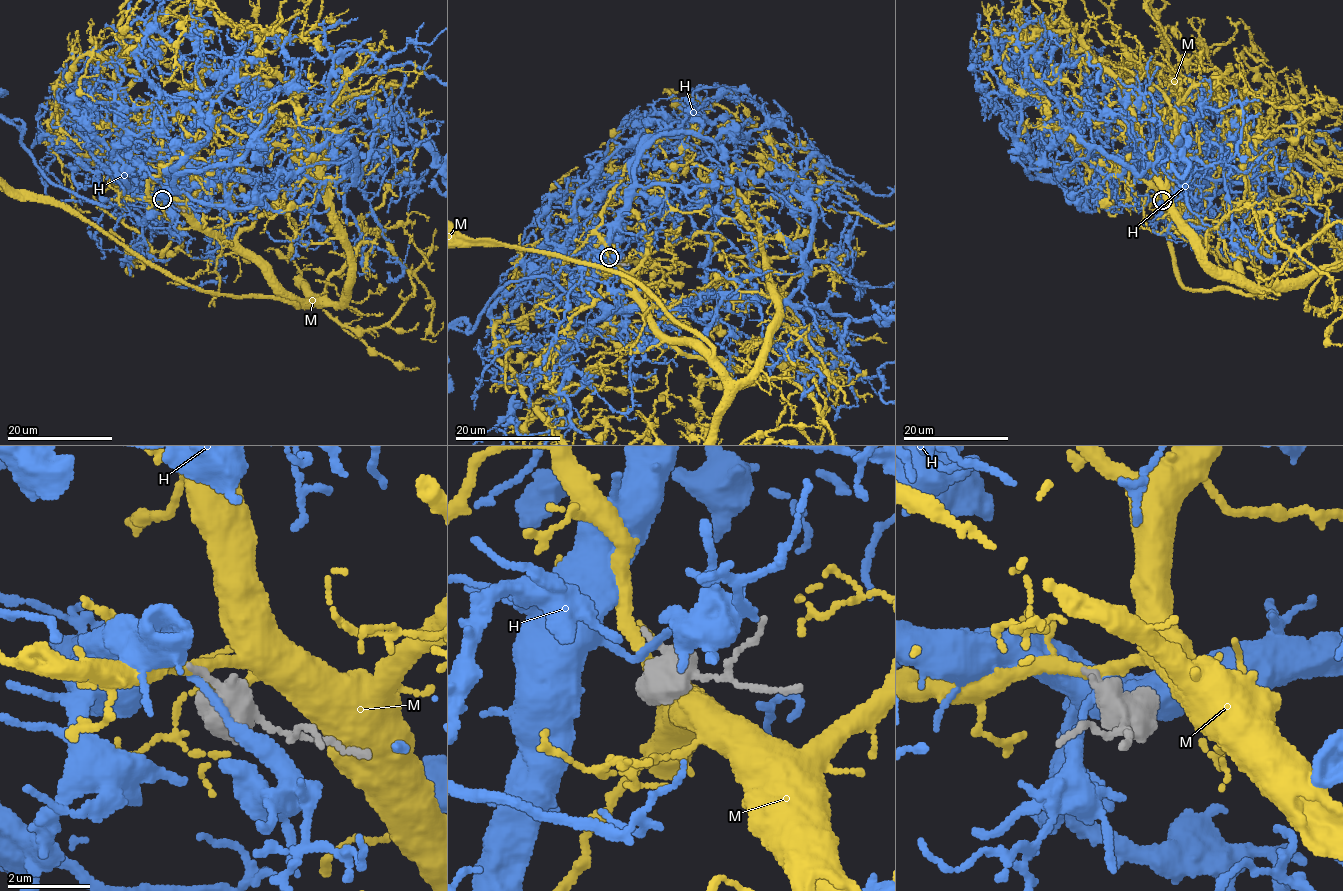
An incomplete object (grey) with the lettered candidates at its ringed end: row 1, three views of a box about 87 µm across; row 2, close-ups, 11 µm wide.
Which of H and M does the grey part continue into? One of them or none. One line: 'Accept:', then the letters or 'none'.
Accept: none

